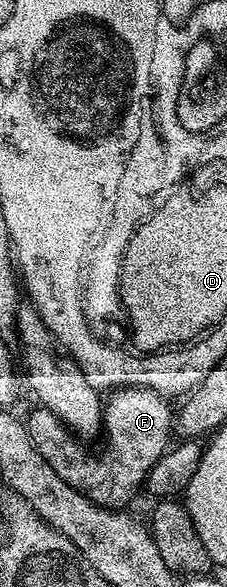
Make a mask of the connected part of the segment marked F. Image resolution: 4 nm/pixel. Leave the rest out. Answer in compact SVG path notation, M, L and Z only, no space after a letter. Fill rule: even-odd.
M122 386L103 402L103 439L105 451L92 454L82 439L68 430L49 410L36 408L27 417L29 435L43 460L63 476L71 488L86 494L97 506L124 507L124 502L137 490L133 478L148 479L149 470L169 449L175 434L175 406L157 390L146 386Z

